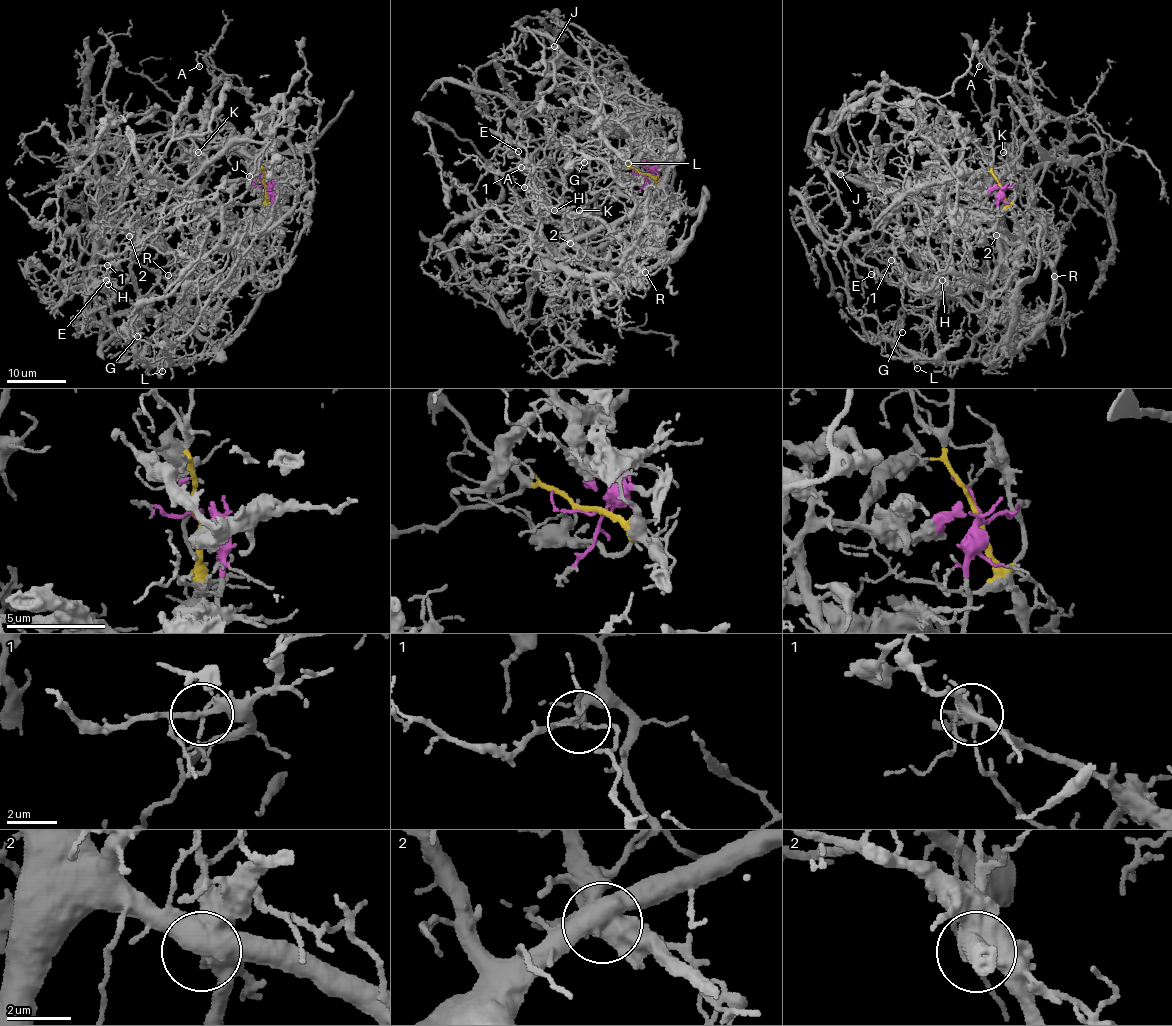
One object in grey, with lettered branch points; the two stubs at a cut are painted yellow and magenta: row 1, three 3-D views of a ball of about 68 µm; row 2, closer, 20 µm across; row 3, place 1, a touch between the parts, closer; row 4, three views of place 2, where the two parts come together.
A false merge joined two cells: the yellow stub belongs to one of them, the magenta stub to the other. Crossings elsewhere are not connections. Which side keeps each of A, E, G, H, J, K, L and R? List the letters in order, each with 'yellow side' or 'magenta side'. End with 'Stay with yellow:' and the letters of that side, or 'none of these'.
A: yellow side
E: magenta side
G: magenta side
H: magenta side
J: yellow side
K: yellow side
L: yellow side
R: magenta side
Stay with yellow: A, J, K, L

